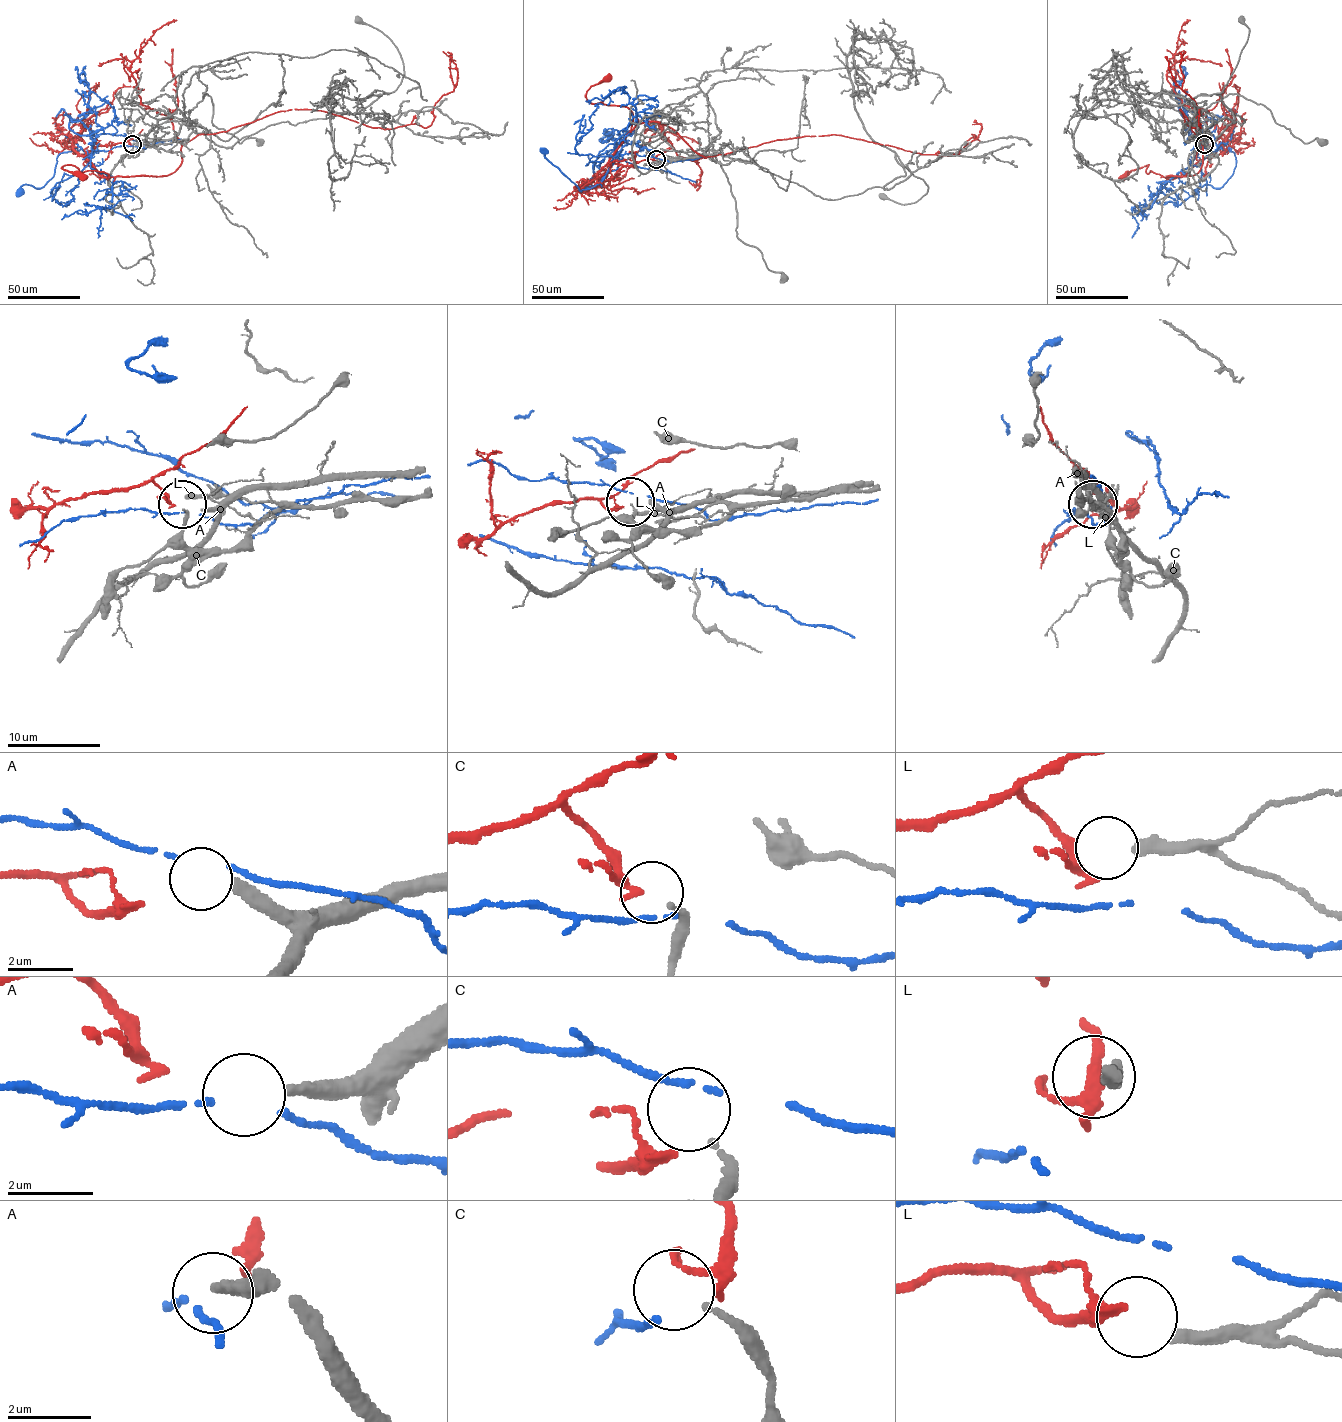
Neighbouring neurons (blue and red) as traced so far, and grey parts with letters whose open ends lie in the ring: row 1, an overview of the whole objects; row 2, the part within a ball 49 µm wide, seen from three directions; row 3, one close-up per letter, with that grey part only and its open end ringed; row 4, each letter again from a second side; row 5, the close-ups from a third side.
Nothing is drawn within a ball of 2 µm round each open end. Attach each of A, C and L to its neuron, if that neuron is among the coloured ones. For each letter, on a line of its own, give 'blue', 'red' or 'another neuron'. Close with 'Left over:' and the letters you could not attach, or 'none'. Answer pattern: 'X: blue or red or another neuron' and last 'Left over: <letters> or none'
A: another neuron
C: another neuron
L: red
Left over: A, C

